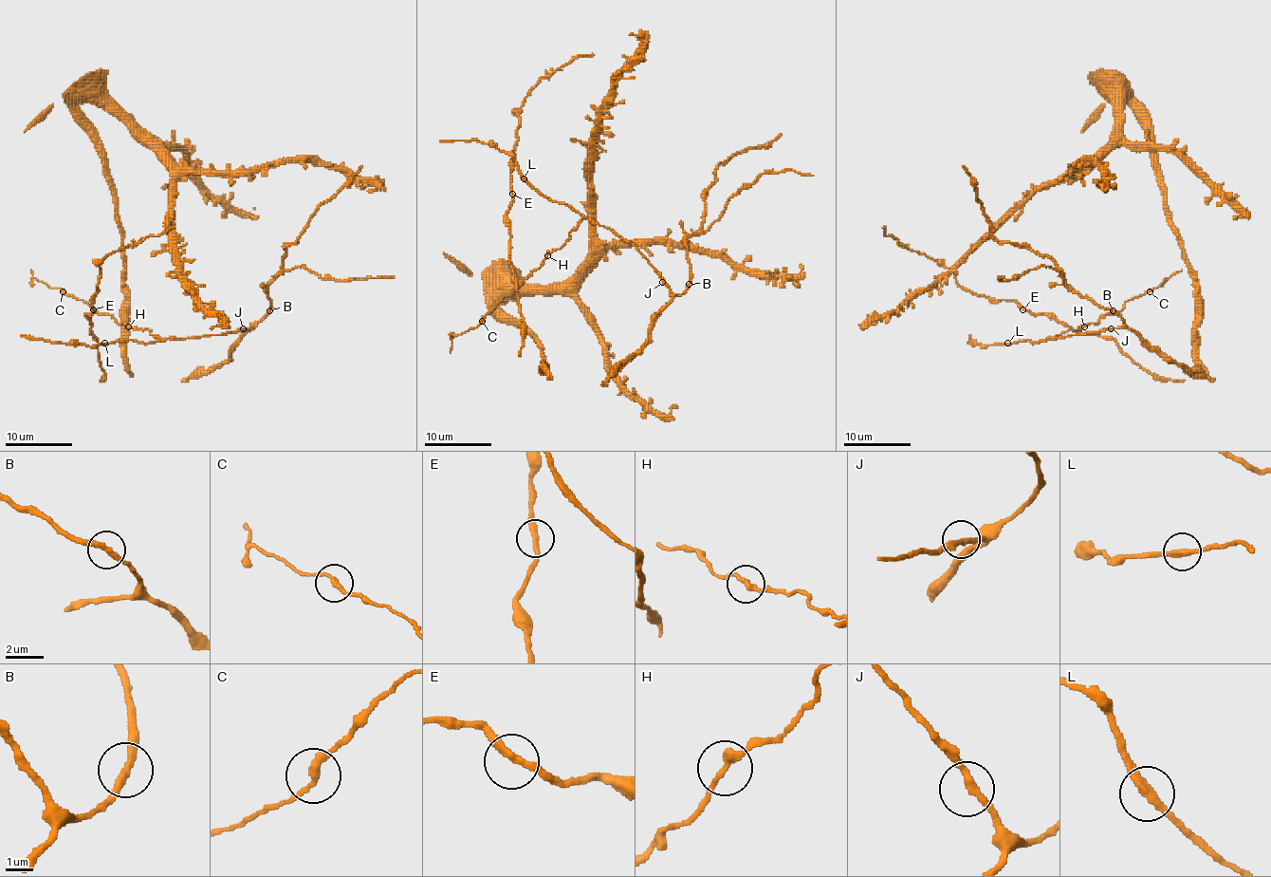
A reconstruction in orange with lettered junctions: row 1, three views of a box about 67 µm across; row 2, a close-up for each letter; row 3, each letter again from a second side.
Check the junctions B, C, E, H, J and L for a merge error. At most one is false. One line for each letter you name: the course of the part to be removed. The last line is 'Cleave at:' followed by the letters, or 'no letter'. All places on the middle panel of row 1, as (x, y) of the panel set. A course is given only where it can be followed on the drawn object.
Cleave at: no letter

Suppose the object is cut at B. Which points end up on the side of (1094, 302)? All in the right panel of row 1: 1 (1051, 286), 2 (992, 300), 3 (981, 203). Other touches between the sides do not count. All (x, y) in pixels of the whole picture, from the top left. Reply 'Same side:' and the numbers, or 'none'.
Same side: 1, 3

